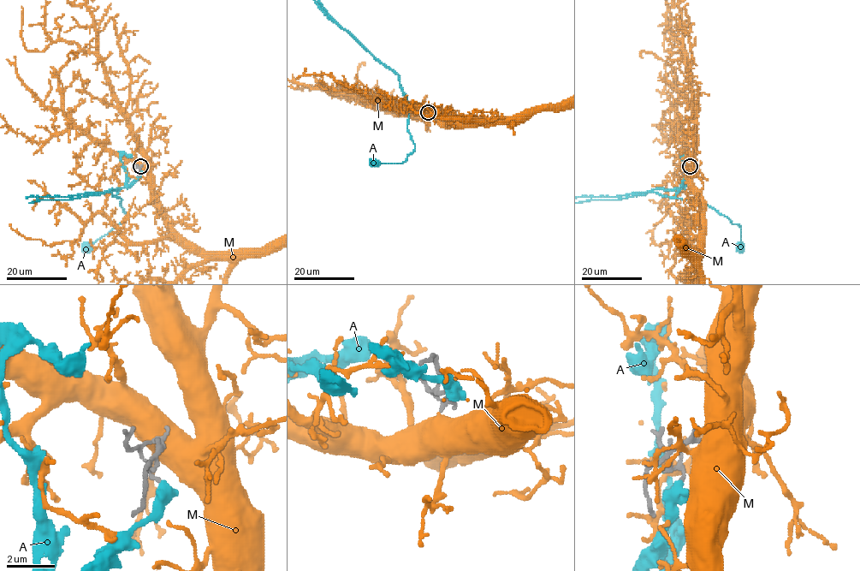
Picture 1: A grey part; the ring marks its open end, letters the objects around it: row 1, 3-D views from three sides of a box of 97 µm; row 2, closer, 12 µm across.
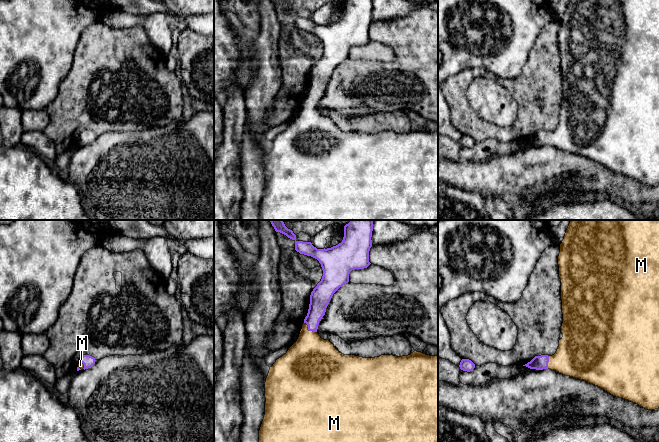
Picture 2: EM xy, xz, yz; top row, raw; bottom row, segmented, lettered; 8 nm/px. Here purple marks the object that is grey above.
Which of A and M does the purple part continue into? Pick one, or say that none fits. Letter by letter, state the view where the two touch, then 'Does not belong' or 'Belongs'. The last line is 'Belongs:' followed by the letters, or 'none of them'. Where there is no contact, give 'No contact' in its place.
A: No contact. Does not belong
M: Touches purple in xz. Belongs
Belongs: M

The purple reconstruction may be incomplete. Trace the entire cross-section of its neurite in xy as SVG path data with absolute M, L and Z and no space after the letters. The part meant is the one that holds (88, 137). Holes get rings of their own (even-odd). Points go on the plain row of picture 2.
M83 131L79 136L77 147L91 144L95 140L95 137L94 133L90 131Z

